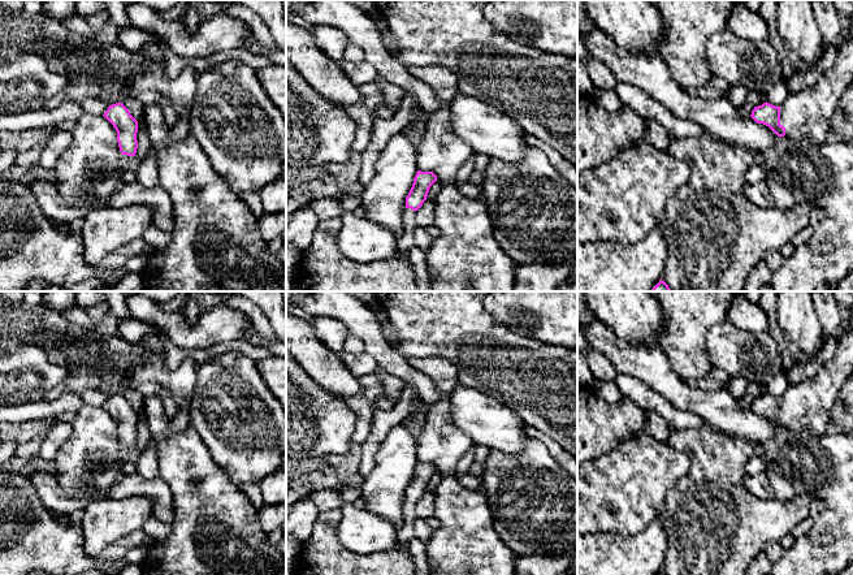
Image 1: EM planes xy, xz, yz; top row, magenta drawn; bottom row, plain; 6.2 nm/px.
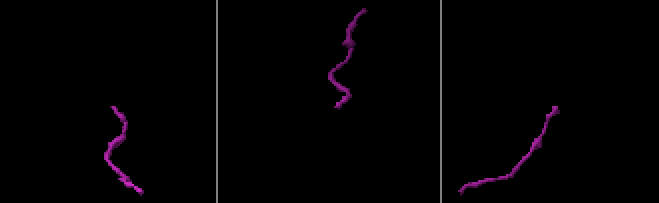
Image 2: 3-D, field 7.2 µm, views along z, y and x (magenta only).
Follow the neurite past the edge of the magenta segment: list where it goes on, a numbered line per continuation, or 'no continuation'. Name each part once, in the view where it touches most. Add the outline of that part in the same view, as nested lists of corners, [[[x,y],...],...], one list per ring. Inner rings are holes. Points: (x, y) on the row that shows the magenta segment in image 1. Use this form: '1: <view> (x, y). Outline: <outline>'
1: yz (808, 116). Outline: [[[853,39],[837,53],[833,65],[805,94],[791,94],[780,105],[780,125],[785,137],[822,144],[843,92],[853,82]]]

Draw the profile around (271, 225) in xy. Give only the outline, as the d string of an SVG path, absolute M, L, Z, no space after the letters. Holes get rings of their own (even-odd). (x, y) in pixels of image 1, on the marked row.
M286 212L264 213L259 220L259 232L265 242L281 237L286 229Z

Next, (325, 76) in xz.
M286 21L286 61L322 98L341 105L359 103L365 95L343 73L338 61L328 57L315 42L312 31Z

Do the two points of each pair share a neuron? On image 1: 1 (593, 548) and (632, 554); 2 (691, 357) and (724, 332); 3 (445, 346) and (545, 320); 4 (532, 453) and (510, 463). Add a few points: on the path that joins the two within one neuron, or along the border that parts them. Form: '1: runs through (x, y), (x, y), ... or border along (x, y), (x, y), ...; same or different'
1: runs through (602, 554), (623, 554); same
2: border along (724, 320), (706, 334), (706, 357), (713, 366); different
3: border along (486, 311), (520, 336), (533, 337), (540, 341); different
4: runs through (527, 458), (523, 462), (515, 463); same

